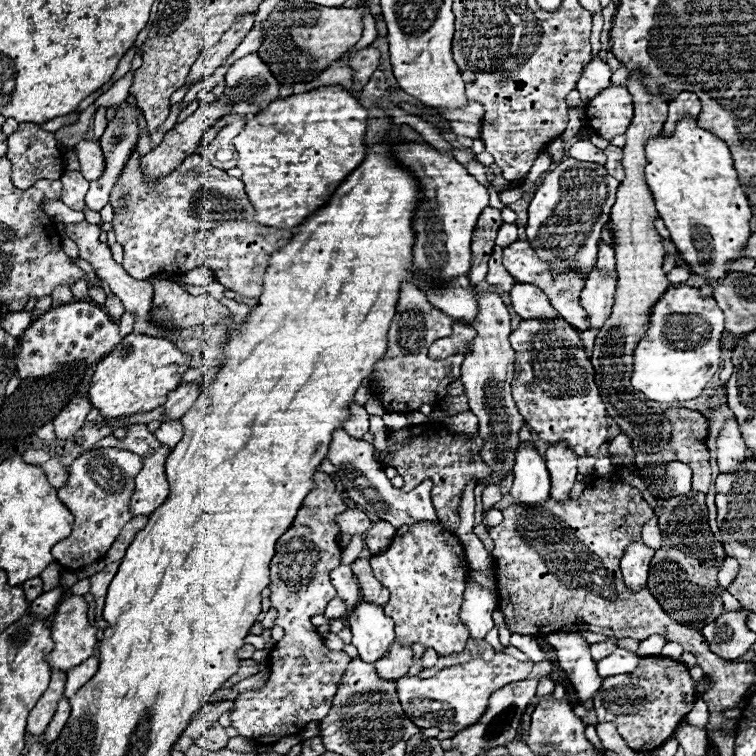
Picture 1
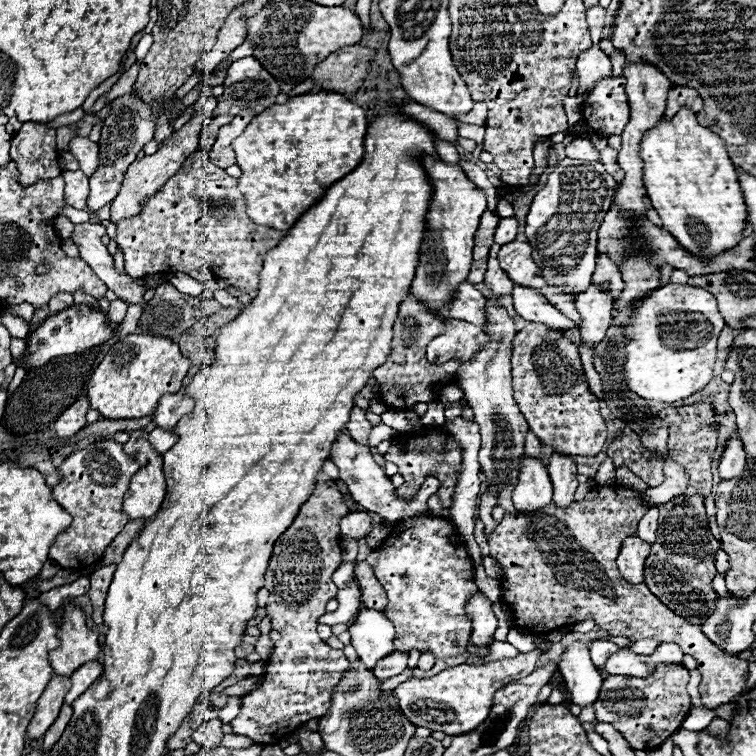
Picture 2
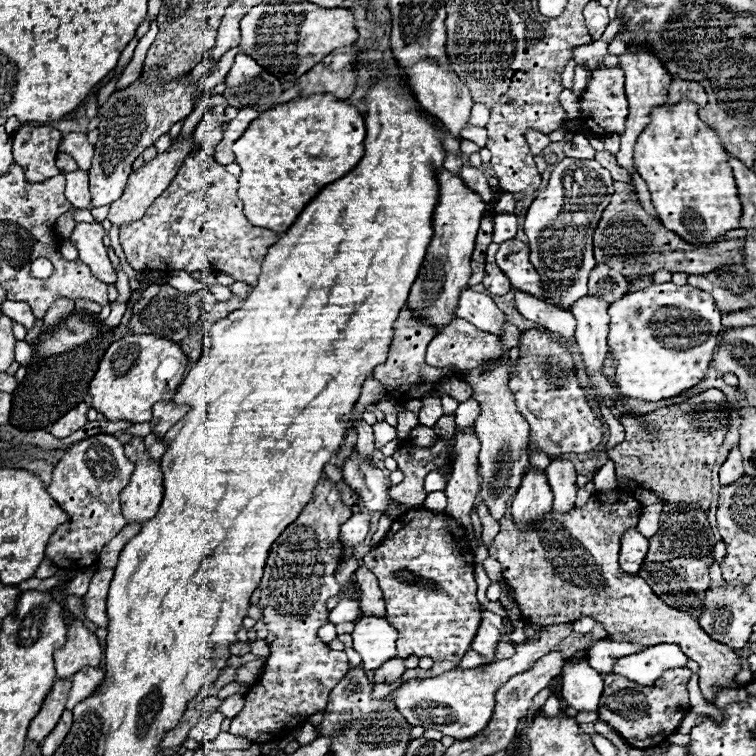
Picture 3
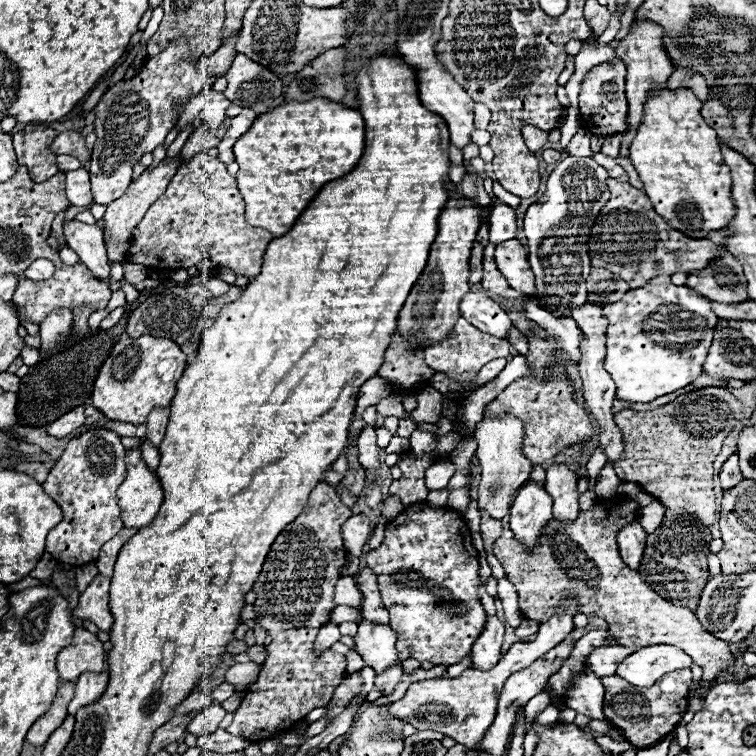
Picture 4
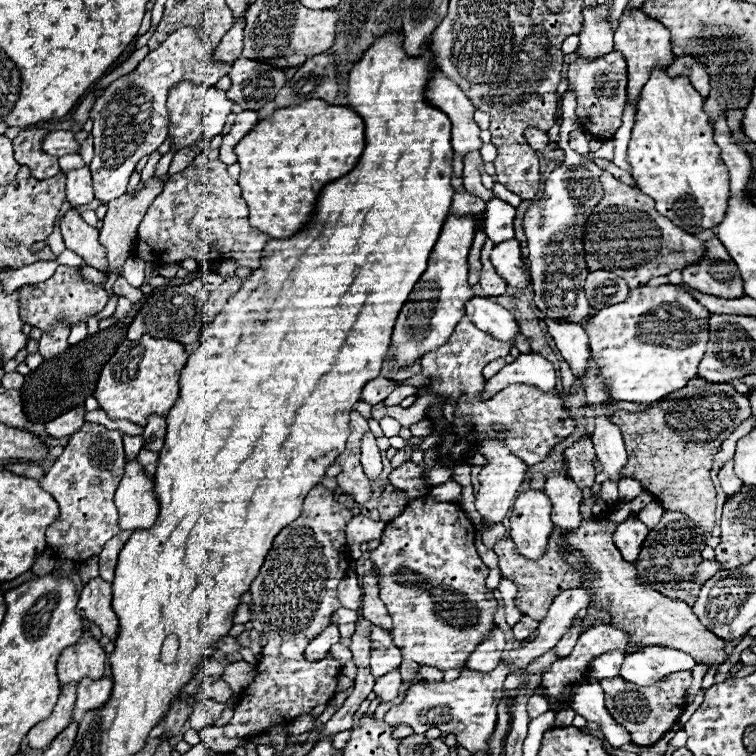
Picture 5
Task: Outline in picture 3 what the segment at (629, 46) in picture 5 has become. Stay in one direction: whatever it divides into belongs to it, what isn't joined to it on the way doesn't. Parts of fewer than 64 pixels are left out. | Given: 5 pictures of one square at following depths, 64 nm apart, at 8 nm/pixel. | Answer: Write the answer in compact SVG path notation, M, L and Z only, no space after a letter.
M646 48L632 52L626 50L620 56L620 68L626 74L626 96L628 96L628 104L630 104L630 114L626 120L626 130L622 134L622 144L620 144L620 152L616 154L618 164L622 168L628 170L630 180L628 184L634 188L632 184L632 174L636 174L636 162L634 162L634 144L638 134L644 130L644 126L650 122L650 112L662 104L666 104L666 94L668 94L668 86L670 86L670 74L666 74L666 68L662 66L662 62L658 62L658 58L654 58L652 52L648 52Z

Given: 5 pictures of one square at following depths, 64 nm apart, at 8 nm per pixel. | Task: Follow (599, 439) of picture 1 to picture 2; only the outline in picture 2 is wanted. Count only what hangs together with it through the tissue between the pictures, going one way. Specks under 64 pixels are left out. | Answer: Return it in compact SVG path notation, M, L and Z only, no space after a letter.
M528 322L522 330L518 330L512 344L514 344L514 400L518 402L522 414L526 416L530 430L538 436L538 440L544 446L550 446L558 452L570 456L596 456L604 446L608 432L606 420L600 414L602 402L586 384L578 346L568 338L564 330L554 330L540 322Z

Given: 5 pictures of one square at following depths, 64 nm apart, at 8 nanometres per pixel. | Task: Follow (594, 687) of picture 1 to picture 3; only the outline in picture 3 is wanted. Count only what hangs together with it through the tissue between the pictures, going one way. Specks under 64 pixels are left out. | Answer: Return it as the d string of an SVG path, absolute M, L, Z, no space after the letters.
M588 658L564 660L562 666L562 698L576 710L598 710L602 694L602 676L588 664Z

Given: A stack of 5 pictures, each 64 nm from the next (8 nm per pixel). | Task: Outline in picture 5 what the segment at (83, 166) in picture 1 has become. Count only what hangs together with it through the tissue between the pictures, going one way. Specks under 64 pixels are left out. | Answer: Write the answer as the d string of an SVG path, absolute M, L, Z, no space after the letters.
M56 130L50 132L42 144L46 148L48 154L54 156L64 156L64 154L78 154L80 152L80 144L74 140L74 132L68 130Z

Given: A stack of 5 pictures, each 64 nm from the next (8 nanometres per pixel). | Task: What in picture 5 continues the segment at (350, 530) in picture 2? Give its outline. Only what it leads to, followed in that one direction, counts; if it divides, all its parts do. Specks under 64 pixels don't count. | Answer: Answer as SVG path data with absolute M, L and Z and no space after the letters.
M352 516L352 520L346 524L346 542L350 548L352 558L360 558L360 544L370 542L374 538L382 536L384 522L374 522L368 516Z

